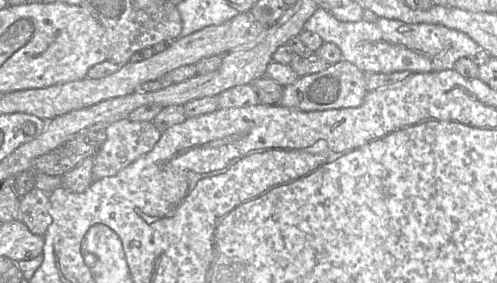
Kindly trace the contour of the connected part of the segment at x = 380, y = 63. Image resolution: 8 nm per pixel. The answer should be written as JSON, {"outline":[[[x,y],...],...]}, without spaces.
{"outline":[[[318,8],[304,25],[304,30],[317,33],[323,42],[336,44],[342,58],[351,62],[365,74],[396,71],[453,70],[455,62],[470,57],[480,47],[463,32],[442,25],[405,23],[379,19],[376,22],[341,22],[324,8]]]}

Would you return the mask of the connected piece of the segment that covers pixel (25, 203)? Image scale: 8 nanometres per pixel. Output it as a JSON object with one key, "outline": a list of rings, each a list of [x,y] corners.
{"outline":[[[32,190],[21,197],[21,220],[36,235],[45,235],[52,223],[49,195],[40,190]]]}

